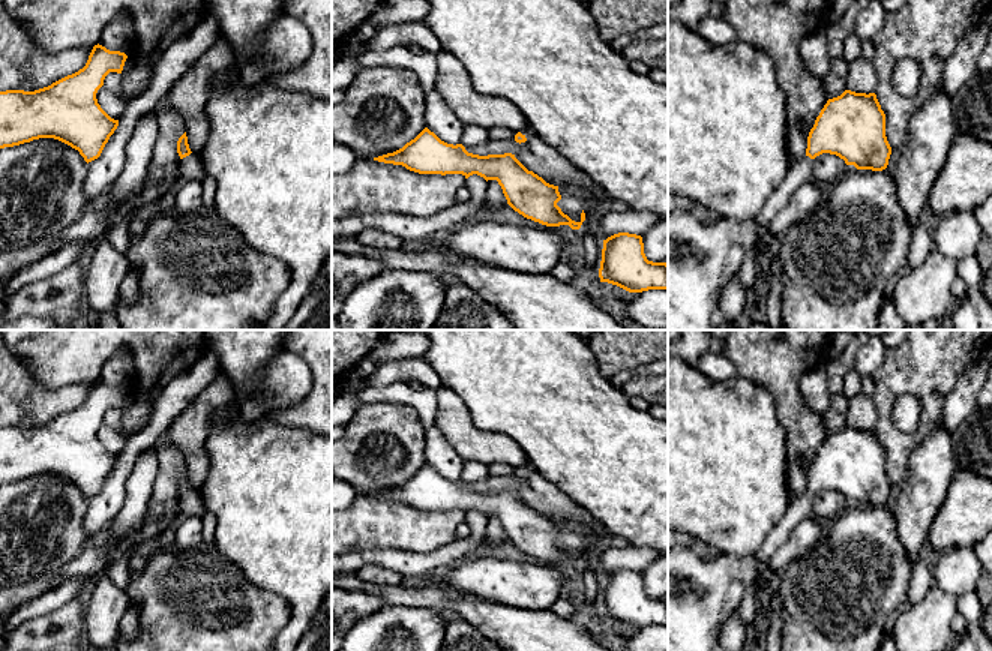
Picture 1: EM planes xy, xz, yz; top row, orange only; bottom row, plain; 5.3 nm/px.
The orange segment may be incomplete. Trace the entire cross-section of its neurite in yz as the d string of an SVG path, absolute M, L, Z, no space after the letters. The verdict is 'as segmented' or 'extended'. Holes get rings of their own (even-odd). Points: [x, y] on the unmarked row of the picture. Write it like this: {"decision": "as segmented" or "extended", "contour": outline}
{"decision": "extended", "contour": "M845 426L828 435L807 472L806 492L791 501L785 516L755 555L758 567L750 582L758 597L764 596L764 574L774 552L786 543L792 530L812 516L813 495L822 489L836 490L857 506L882 507L891 483L885 472L885 450L875 429Z"}

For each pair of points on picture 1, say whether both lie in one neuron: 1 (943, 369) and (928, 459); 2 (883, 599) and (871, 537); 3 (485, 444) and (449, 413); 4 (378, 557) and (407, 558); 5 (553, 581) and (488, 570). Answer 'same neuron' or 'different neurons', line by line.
1: different neurons
2: same neuron
3: same neuron
4: same neuron
5: same neuron

